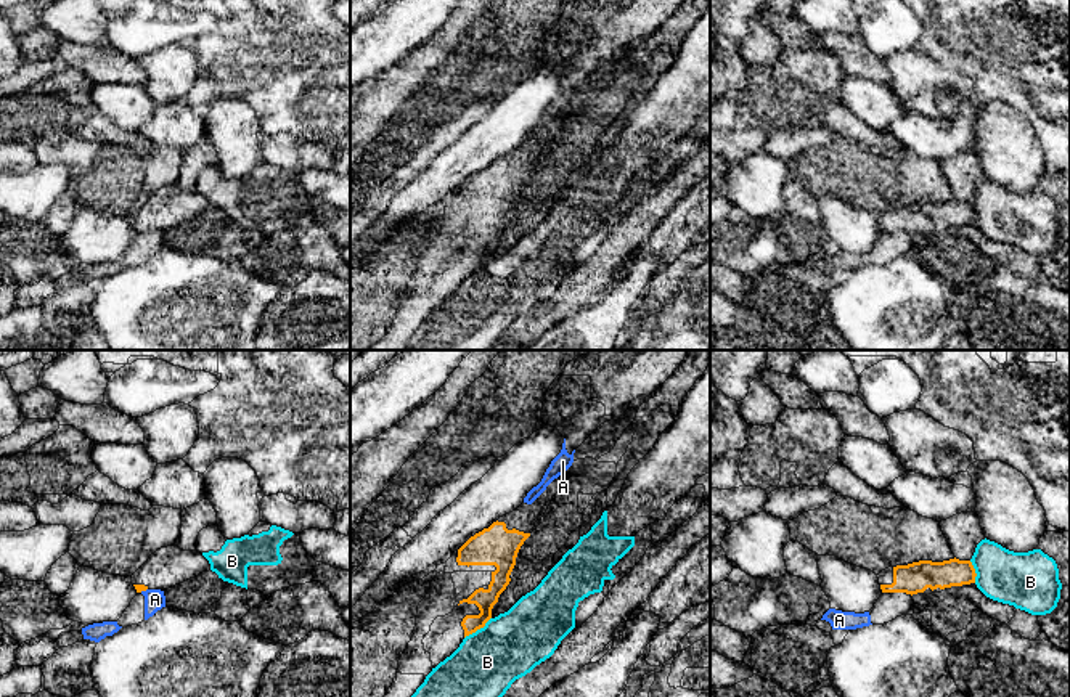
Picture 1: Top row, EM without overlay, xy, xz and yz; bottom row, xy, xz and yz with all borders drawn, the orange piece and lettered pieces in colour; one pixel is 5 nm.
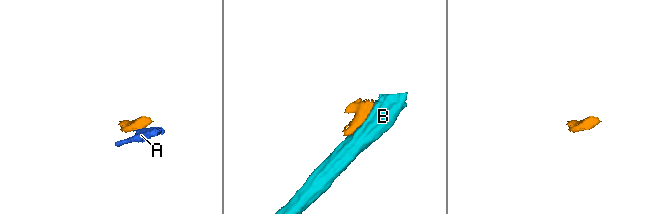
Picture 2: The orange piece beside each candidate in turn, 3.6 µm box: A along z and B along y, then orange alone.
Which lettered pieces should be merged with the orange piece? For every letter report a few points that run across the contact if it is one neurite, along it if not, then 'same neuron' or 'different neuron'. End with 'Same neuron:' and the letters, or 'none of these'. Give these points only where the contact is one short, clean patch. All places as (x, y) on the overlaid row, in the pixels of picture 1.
A: different neuron
B: different neuron
Same neuron: none of these

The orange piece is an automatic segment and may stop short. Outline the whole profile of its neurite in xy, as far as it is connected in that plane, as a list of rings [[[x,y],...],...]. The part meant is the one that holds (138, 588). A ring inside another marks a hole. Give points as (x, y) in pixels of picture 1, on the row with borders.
[[[178,546],[157,549],[149,559],[132,575],[137,593],[146,589],[165,591],[202,572],[209,572],[209,560],[194,551],[183,551]]]

